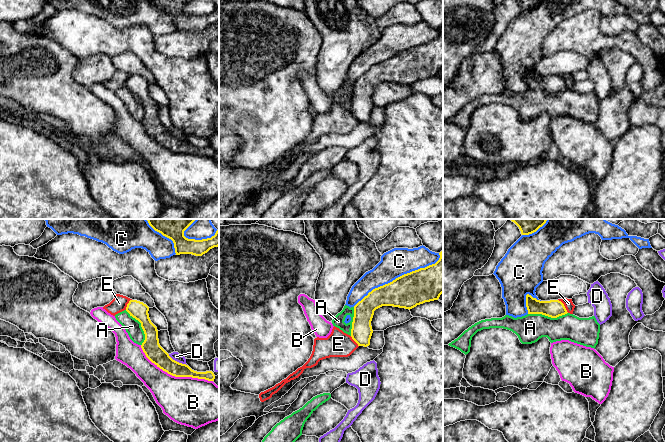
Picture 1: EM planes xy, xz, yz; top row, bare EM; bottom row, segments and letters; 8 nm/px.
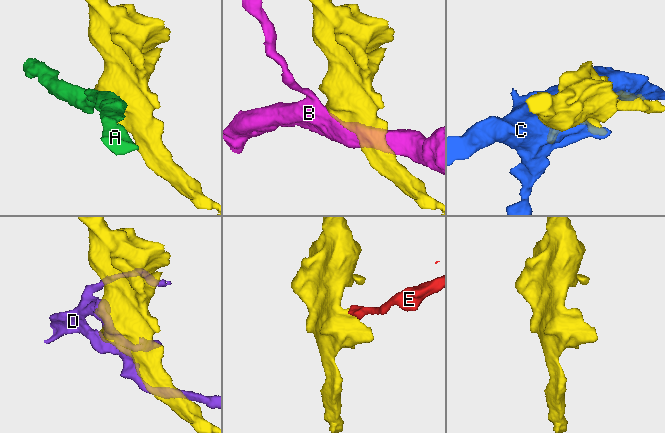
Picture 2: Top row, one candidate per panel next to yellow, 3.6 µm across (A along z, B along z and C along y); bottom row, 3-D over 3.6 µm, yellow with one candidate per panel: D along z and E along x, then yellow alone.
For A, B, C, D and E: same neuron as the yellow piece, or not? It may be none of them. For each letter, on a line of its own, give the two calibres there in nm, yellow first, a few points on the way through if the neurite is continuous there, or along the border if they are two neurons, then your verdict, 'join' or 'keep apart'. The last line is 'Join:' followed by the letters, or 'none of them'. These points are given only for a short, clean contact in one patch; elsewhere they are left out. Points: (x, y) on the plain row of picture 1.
A: 140 nm thick on the yellow side, 220 nm on the other; keep apart
B: 150 nm thick on the yellow side, 380 nm on the other; keep apart
C: 280 nm thick on the yellow side, 220 nm on the other; keep apart
D: 150 nm thick on the yellow side, 70 nm on the other; keep apart
E: 140 nm thick on the yellow side, 70 nm on the other; border along yz (558, 75), (568, 88); keep apart
Join: none of them

